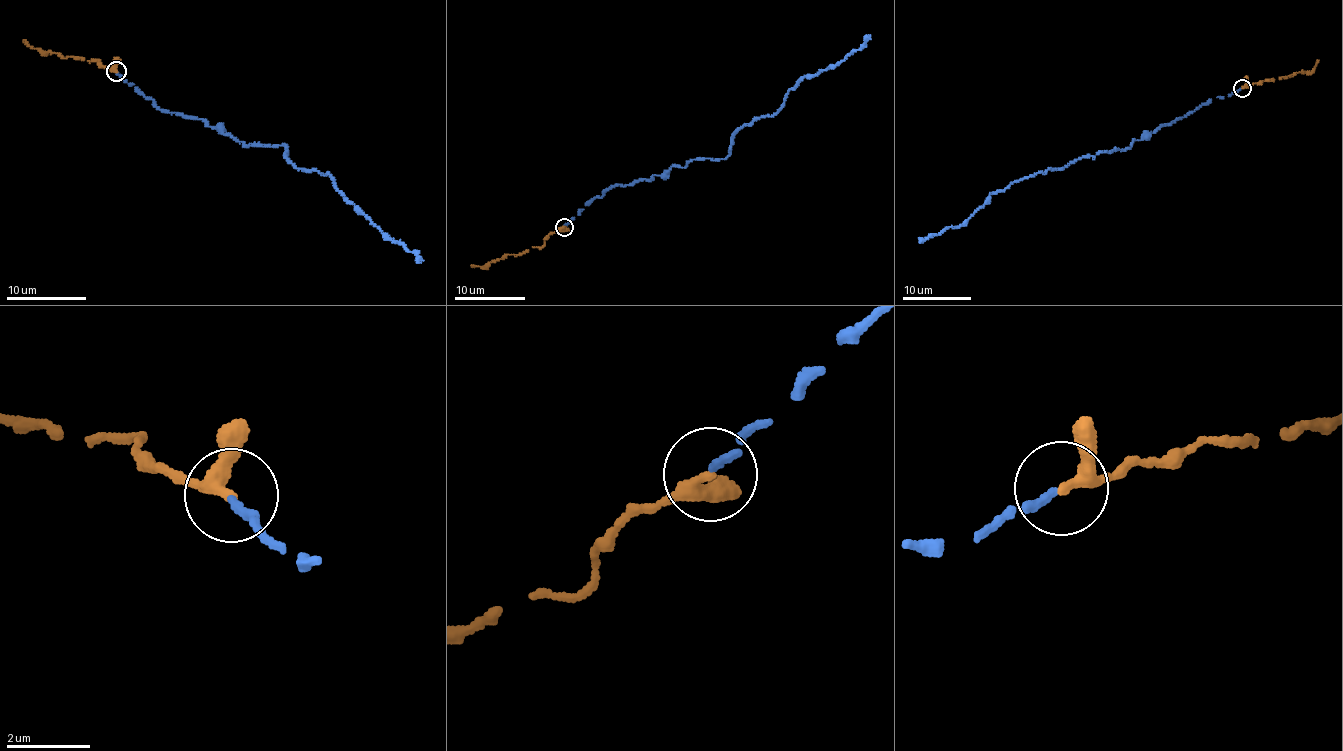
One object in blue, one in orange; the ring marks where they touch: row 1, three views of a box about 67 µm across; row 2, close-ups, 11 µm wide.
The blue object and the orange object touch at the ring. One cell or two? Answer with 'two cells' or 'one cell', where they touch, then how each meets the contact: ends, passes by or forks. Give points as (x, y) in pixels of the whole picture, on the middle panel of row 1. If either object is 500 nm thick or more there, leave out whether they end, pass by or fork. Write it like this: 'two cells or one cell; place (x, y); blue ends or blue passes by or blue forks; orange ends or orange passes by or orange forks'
one cell; place (564, 227); blue ends; orange passes by

